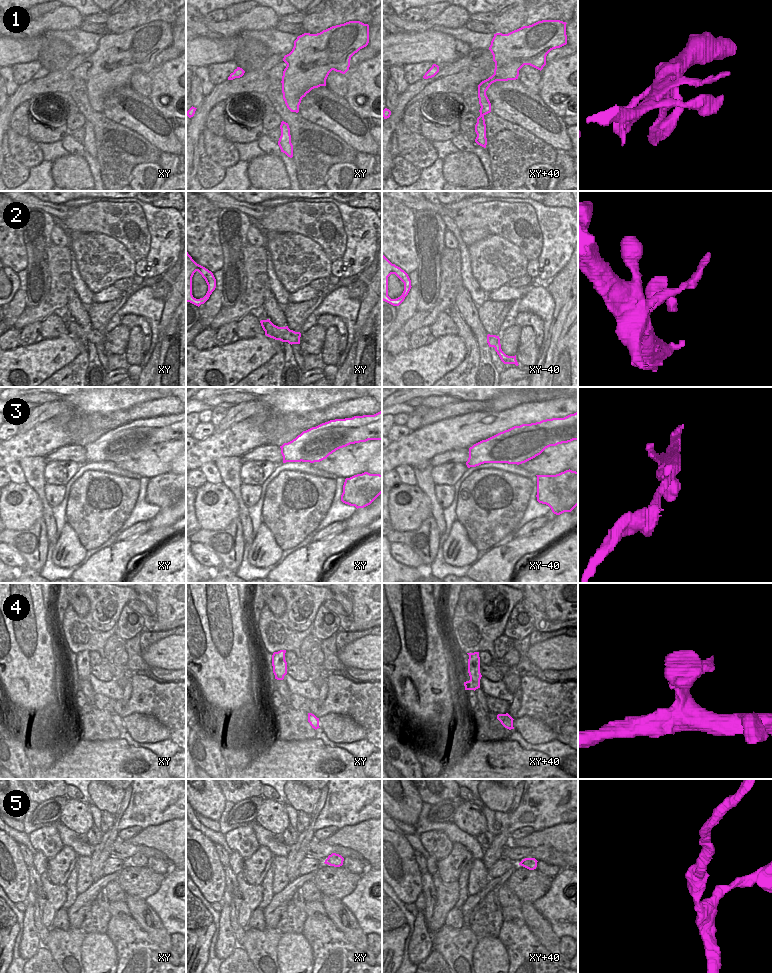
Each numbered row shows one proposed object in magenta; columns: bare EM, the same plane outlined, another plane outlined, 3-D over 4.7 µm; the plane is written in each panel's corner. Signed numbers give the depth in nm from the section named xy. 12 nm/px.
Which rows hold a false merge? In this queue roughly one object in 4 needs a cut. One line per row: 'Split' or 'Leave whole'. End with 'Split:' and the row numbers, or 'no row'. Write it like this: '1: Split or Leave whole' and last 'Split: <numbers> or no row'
1: Leave whole
2: Leave whole
3: Split
4: Leave whole
5: Leave whole
Split: 3.

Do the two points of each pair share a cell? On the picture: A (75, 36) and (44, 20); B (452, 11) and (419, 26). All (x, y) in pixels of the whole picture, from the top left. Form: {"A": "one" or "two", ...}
{"A": "two", "B": "one"}

